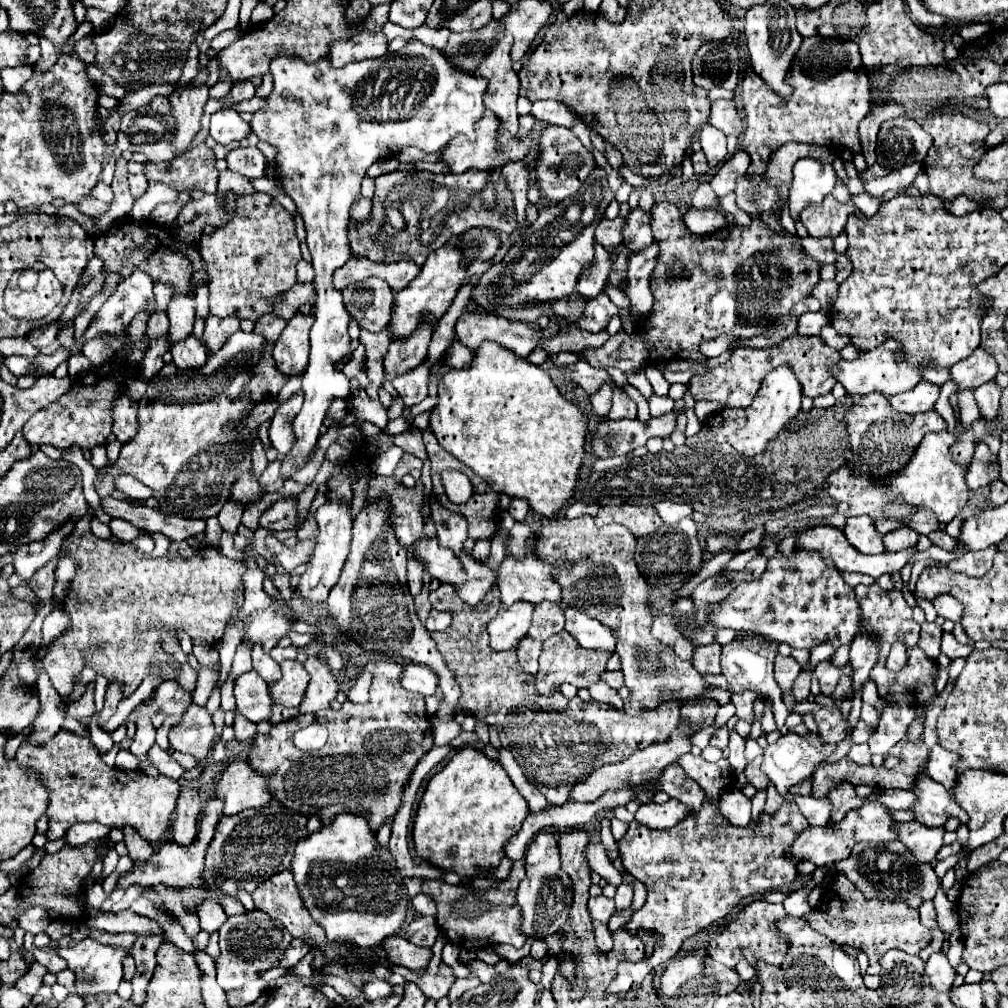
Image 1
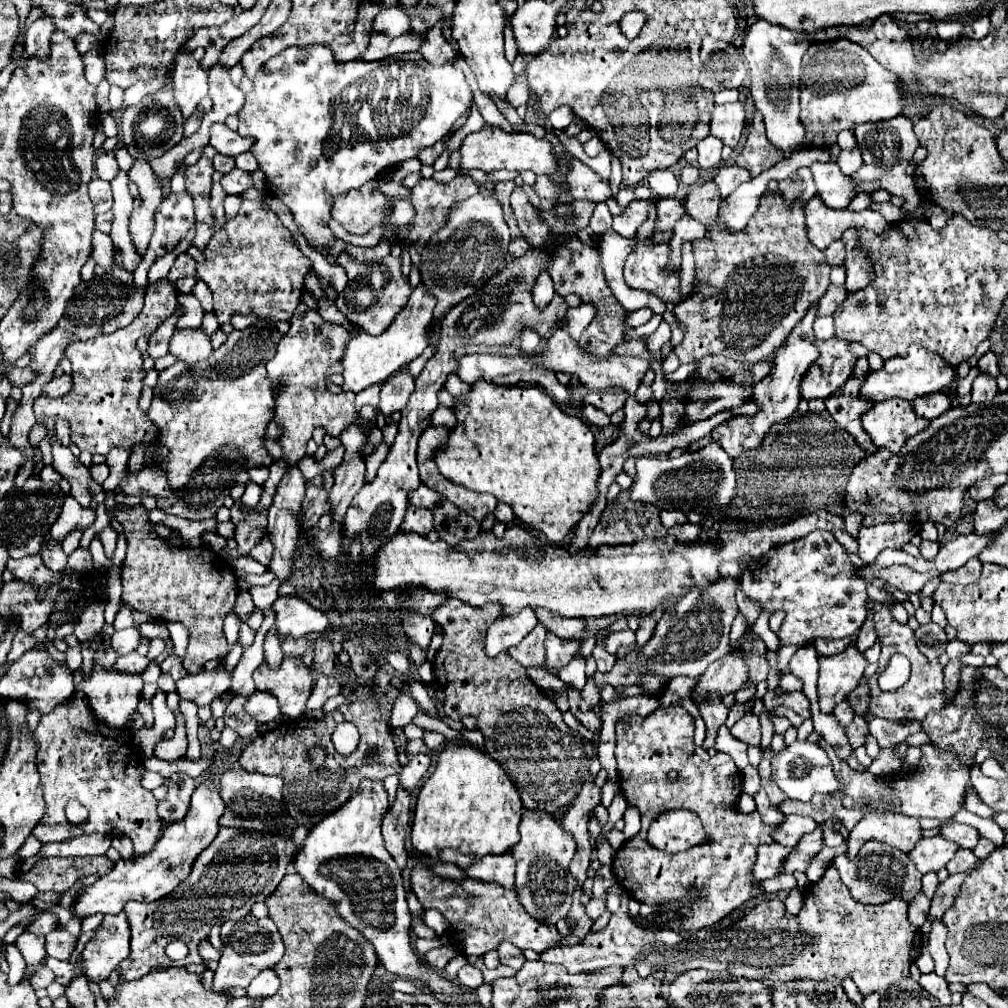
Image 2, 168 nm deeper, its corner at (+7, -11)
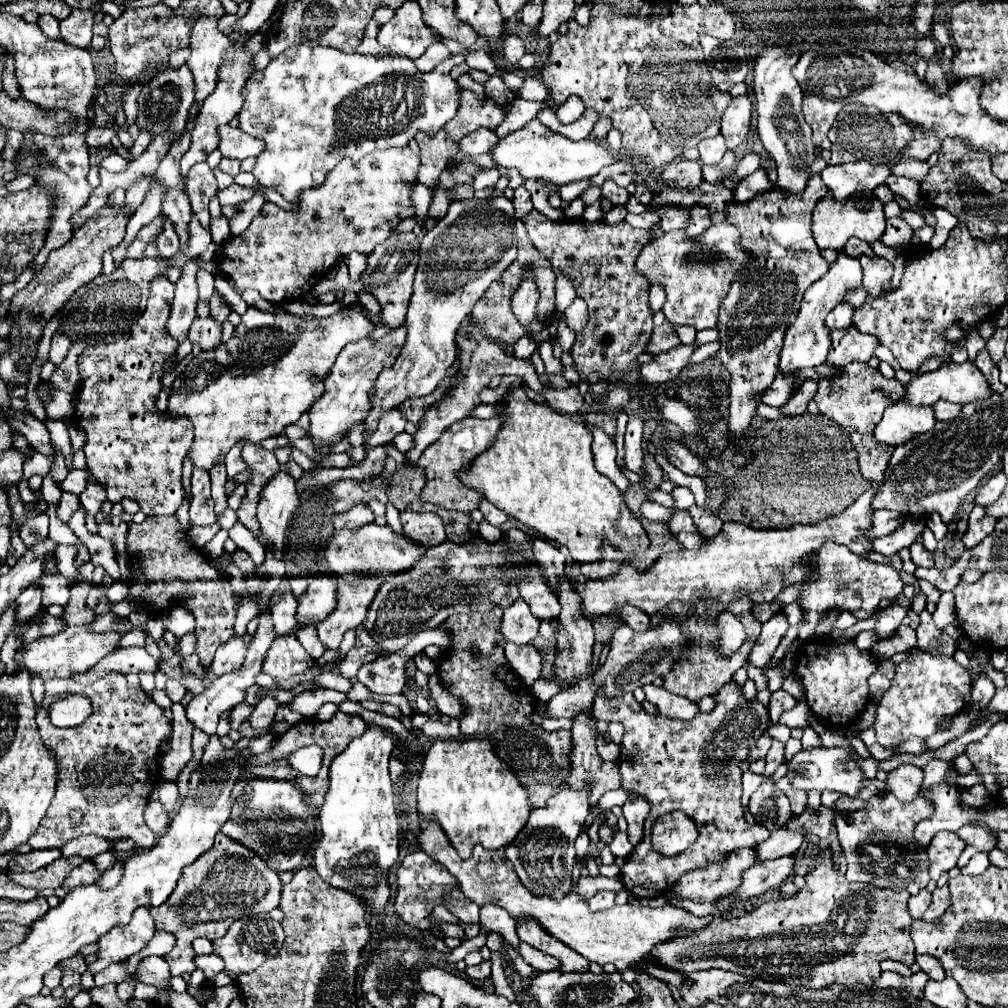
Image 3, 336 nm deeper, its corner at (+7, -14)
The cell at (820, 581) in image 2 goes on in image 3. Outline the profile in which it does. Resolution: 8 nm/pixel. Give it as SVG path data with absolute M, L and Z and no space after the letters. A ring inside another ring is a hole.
M825 544L825 548L817 552L815 560L819 564L809 570L809 576L815 576L817 580L813 580L811 584L805 584L803 592L799 594L799 600L805 610L803 626L799 630L801 640L807 640L813 636L817 622L825 618L829 608L839 606L839 610L851 610L853 614L857 614L857 618L863 620L877 612L881 600L895 600L905 586L893 566L871 562L839 544Z

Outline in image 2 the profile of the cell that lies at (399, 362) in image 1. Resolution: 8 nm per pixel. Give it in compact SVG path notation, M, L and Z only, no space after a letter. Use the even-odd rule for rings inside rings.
M403 365L393 377L389 377L383 387L381 387L381 401L379 401L379 411L385 417L391 417L393 413L399 413L405 409L409 395L415 389L415 379L409 373L407 365Z

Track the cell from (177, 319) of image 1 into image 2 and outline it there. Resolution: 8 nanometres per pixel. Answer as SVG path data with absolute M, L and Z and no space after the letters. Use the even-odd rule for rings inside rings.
M179 293L177 297L179 297L179 299L177 299L179 307L183 307L183 315L181 315L179 321L177 321L177 323L179 323L177 329L187 329L187 327L195 329L195 327L201 327L203 309L201 309L199 301L197 301L193 295L183 295L183 293Z

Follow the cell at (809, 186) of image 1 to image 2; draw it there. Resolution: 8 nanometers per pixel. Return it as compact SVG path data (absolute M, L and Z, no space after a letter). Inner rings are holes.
M835 161L813 163L811 173L817 185L817 197L831 209L845 209L849 201L855 197L855 183L851 177L843 175Z

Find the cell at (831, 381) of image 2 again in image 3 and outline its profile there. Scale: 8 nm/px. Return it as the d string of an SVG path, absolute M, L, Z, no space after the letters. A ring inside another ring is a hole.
M855 326L845 330L831 332L831 350L827 362L831 364L849 364L849 362L867 362L873 356L873 350L879 346L879 340L871 334L859 332Z

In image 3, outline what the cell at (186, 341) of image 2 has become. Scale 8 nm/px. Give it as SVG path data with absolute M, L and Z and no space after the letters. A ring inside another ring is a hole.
M197 318L189 330L189 340L203 350L217 348L221 344L221 322L209 318Z

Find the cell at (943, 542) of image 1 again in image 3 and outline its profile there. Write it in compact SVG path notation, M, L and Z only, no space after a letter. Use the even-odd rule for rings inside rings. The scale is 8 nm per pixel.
M915 542L909 550L911 550L911 560L915 562L915 566L925 566L925 568L933 566L933 554L929 550L925 550L923 544Z

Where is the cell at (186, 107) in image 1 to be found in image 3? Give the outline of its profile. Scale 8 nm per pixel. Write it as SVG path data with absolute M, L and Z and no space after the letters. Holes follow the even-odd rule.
M201 16L191 34L189 46L193 52L187 60L187 66L195 76L197 104L203 104L205 96L209 96L209 92L213 92L217 86L217 68L225 54L225 48L221 48L225 36L221 34L217 22L217 18Z

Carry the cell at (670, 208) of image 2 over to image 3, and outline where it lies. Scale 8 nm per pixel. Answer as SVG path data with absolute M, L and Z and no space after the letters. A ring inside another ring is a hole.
M703 206L703 208L691 208L691 224L687 228L687 234L691 238L697 238L709 226L711 226L711 212L709 212L709 208L707 206Z

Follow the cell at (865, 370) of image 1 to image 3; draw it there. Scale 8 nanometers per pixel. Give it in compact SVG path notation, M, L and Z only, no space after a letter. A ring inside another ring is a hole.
M967 360L963 364L955 364L955 362L945 362L939 370L921 374L921 376L913 376L911 382L905 386L905 396L903 400L909 400L913 406L919 404L935 404L937 400L947 400L947 402L955 402L955 404L969 404L975 400L987 400L993 394L993 390L989 388L985 376L979 372L979 368Z

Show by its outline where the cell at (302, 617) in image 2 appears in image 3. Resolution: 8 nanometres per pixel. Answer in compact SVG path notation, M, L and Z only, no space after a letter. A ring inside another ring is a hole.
M319 576L311 578L307 592L299 598L299 610L297 620L313 620L315 624L325 620L329 612L335 608L337 598L337 578L335 576Z

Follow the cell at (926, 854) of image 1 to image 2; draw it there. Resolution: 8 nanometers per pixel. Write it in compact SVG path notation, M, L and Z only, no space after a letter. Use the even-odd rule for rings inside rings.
M941 835L931 837L931 839L921 839L907 855L915 863L917 871L929 873L929 871L939 871L947 861L955 855L959 845L953 845L951 841L945 841Z

